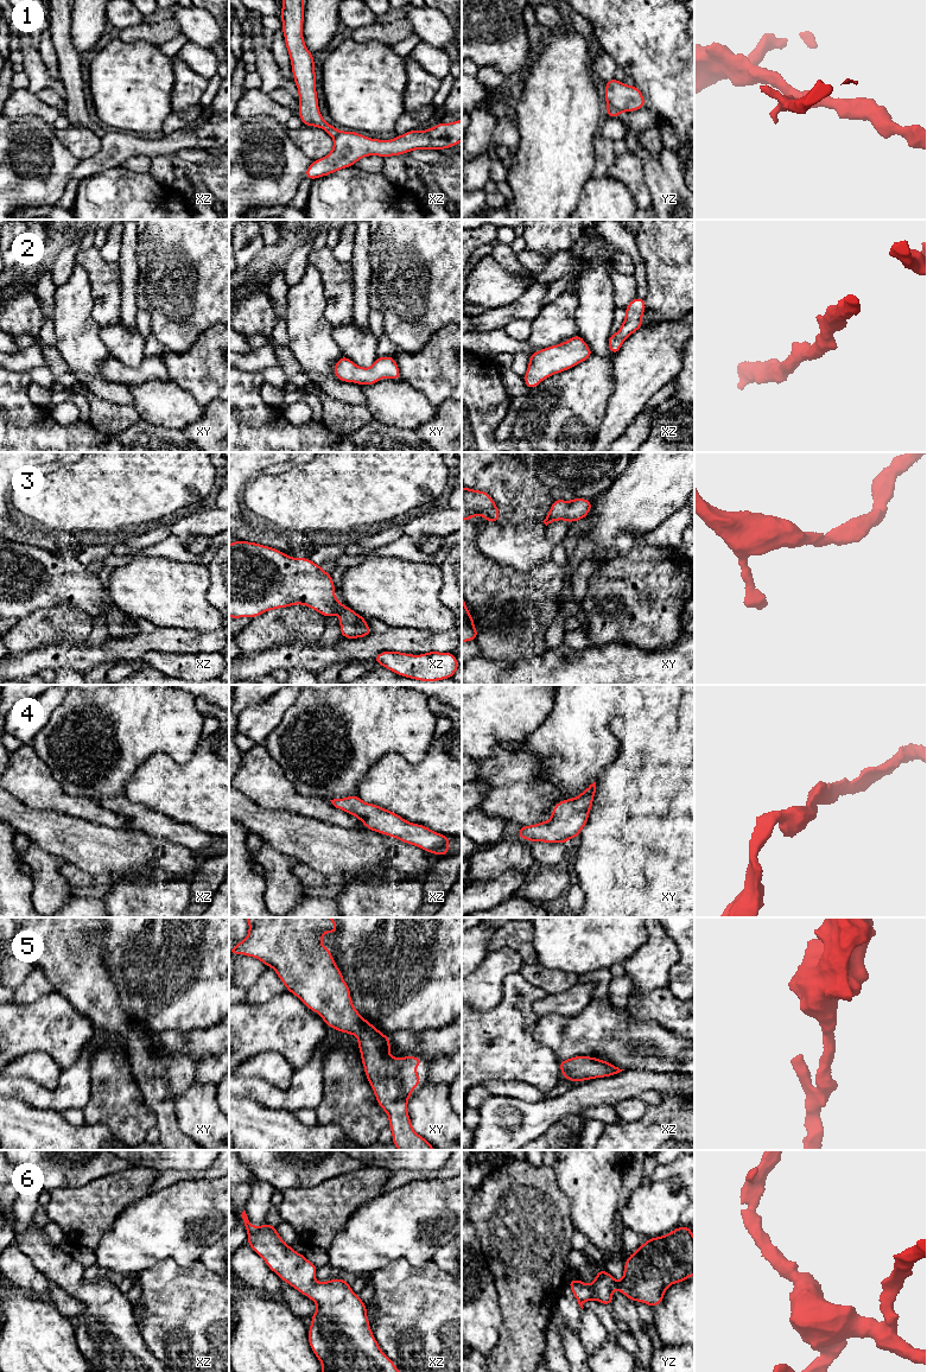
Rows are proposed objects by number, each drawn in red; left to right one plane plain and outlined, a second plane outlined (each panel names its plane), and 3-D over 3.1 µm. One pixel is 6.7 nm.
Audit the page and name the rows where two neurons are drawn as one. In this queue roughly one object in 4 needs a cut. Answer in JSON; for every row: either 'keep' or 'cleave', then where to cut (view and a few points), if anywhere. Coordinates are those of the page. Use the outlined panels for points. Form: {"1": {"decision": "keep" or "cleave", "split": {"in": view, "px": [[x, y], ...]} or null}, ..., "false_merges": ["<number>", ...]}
{"1": {"decision": "cleave", "split": {"in": "yz", "px": [[607, 101], [621, 112]]}}, "2": {"decision": "keep", "split": null}, "3": {"decision": "keep", "split": null}, "4": {"decision": "keep", "split": null}, "5": {"decision": "keep", "split": null}, "6": {"decision": "keep", "split": null}, "false_merges": ["1"]}

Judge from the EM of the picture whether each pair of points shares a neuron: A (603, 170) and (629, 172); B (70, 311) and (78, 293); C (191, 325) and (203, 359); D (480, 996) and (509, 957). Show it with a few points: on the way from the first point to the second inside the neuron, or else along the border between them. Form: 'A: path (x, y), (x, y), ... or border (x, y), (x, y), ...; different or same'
A: border (617, 156), (609, 175); different
B: path (72, 306), (74, 298); same
C: border (216, 323), (205, 329), (186, 350), (171, 351); different
D: path (484, 986), (487, 979), (500, 966); same

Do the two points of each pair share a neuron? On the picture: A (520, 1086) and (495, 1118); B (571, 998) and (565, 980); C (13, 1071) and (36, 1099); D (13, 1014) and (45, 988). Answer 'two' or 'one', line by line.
A: two
B: two
C: two
D: two

